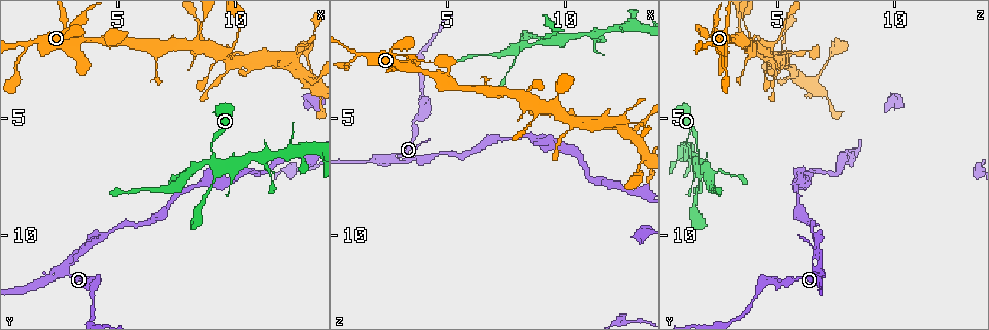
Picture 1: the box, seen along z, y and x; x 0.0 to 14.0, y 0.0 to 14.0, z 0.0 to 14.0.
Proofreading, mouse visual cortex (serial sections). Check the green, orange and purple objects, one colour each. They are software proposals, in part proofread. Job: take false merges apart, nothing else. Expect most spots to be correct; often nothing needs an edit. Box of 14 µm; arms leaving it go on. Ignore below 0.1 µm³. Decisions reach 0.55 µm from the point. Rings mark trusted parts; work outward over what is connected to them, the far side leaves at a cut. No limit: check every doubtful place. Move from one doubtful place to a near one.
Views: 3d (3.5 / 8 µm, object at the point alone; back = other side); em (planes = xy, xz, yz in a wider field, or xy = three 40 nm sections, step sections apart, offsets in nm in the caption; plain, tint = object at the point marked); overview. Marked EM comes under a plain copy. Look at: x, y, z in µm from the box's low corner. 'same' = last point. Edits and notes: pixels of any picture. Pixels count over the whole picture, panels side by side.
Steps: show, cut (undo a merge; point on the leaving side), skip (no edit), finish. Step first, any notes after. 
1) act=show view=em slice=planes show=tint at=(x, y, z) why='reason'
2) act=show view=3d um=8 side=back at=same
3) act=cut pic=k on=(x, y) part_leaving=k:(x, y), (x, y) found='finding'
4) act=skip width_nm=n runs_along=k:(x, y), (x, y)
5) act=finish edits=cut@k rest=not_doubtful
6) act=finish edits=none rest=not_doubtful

act=show view=3d um=3.5 at=(3.1, 11.0, 6.7) why='sudden change in width'

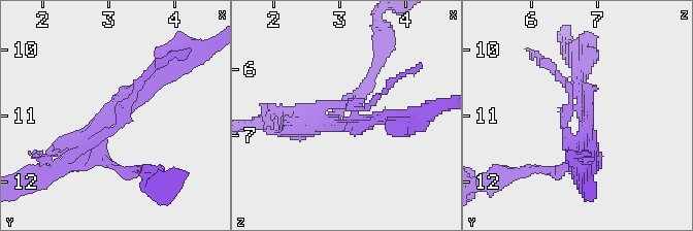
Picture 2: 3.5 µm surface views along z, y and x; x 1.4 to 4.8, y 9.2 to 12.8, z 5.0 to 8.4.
act=show view=em slice=xy step=2 show=tint at=(3.15, 10.95, 6.80) why='now the EM'

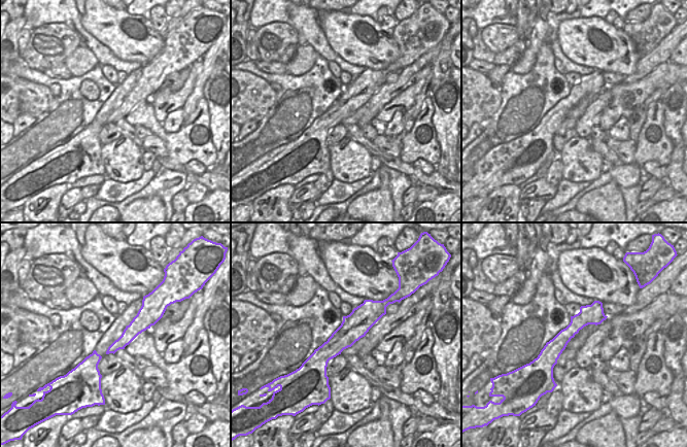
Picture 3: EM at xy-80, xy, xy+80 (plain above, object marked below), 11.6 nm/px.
act=skip found='continuous, no second cell'

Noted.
act=show view=3d um=3.5 at=(3.9, 10.4, 6.7) why='calibre changes'

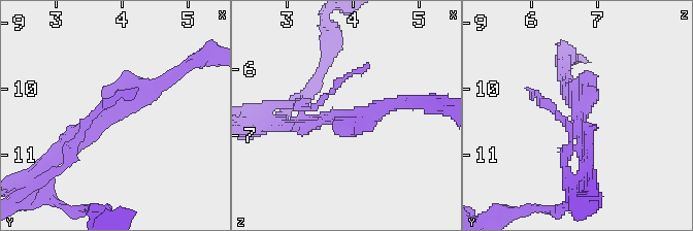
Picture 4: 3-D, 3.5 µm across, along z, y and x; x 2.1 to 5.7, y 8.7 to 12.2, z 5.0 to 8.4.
act=show view=em slice=xy step=1 show=tint at=(3.80, 10.35, 6.75)

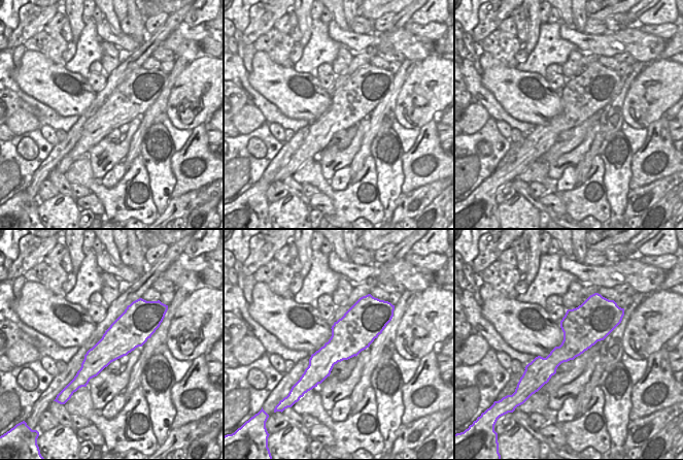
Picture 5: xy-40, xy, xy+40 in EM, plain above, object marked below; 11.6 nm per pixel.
act=skip runs_along=4:(56, 159), (135, 89), (163, 79) found='one cell here'

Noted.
act=show view=3d um=3.5 at=(9.5, 2.3, 4.5) why='looks like a crossing'

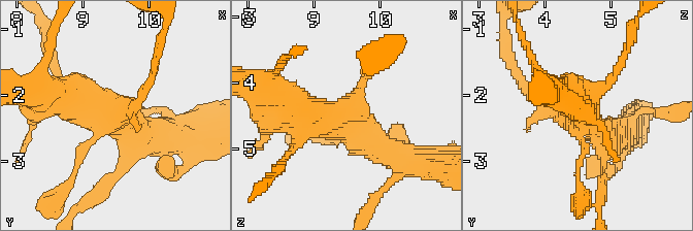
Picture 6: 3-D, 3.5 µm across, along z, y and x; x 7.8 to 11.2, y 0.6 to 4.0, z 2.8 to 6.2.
act=show view=em slice=planes show=tint at=(9.55, 2.20, 4.40) why='shape alone is not enough'

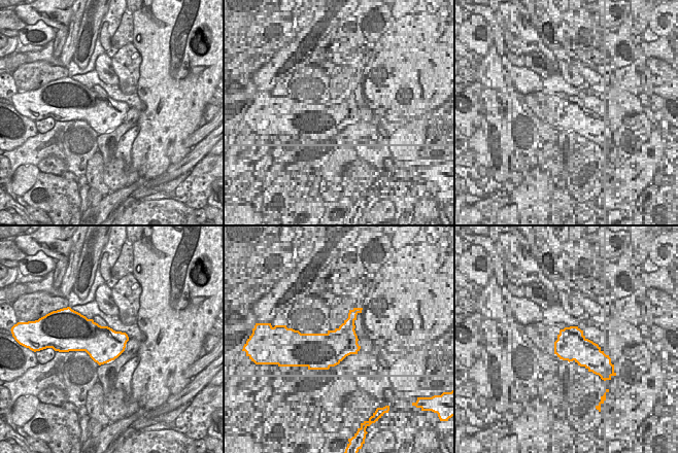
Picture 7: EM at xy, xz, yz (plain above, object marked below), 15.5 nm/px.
act=skip found='one cell here'

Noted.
act=show view=3d um=3.5 side=back at=(1.3, 2.0, 2.3) why='sudden change in width'

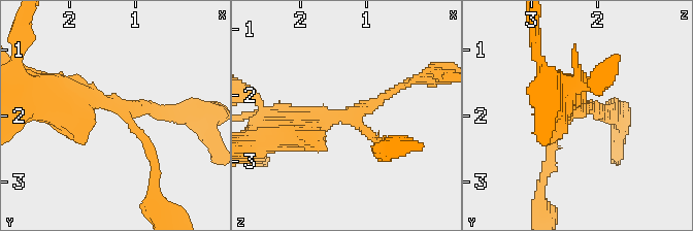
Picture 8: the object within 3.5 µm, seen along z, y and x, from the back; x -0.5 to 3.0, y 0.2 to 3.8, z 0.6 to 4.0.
act=show view=em slice=xy step=5 show=tint at=(1.20, 1.90, 2.30) arms=3 arm_widths_nm=150,150,450 why='need the tissue'

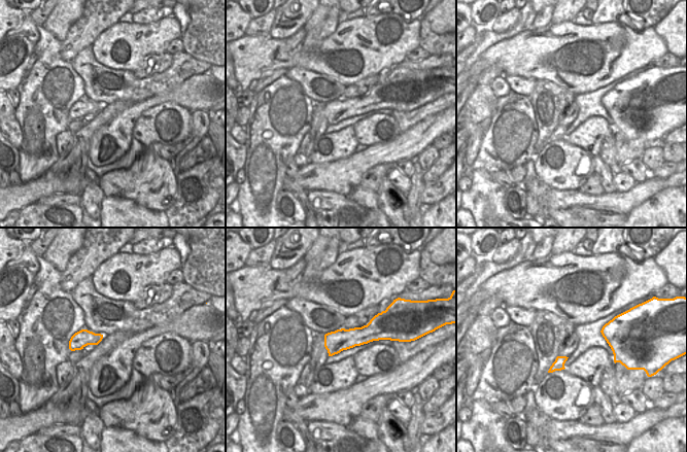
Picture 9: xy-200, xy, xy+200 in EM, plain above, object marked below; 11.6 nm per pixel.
act=skip runs_along=9:(385, 337), (363, 335), (327, 344) found='continuous, no second cell'

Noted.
act=show view=3d um=8 at=(9.0, 6.8, 1.8) why='a narrow waist'

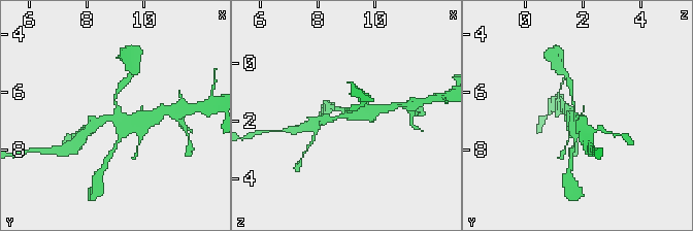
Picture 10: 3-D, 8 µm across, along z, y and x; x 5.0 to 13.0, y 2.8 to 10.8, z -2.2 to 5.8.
act=show view=em slice=xy step=3 show=tint at=(9.1, 6.8, 1.7) arms=4 arm_widths_nm=100,250,350,500

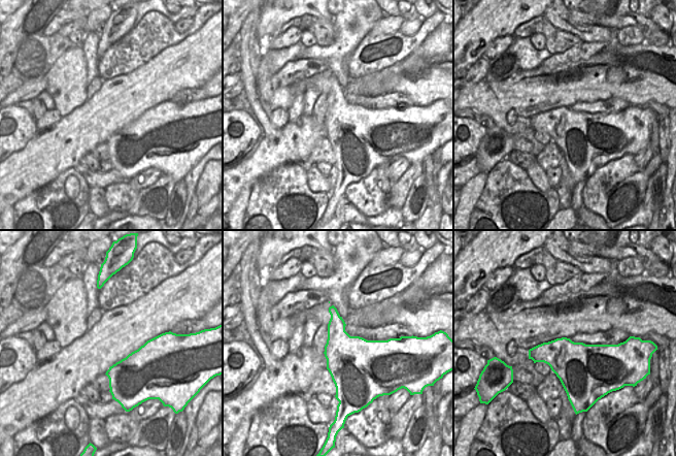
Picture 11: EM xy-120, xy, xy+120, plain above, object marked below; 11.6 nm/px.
act=skip runs_along=10:(570, 87), (571, 118) found='one cell here'

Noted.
act=finish edits=none rest=not_doubtful

